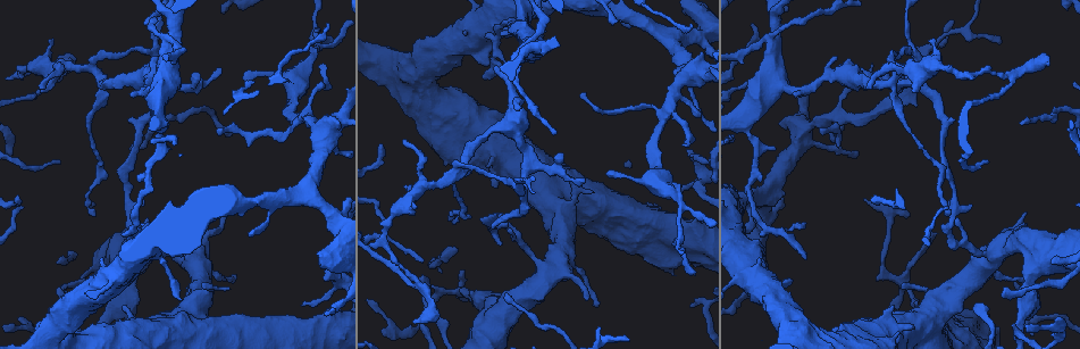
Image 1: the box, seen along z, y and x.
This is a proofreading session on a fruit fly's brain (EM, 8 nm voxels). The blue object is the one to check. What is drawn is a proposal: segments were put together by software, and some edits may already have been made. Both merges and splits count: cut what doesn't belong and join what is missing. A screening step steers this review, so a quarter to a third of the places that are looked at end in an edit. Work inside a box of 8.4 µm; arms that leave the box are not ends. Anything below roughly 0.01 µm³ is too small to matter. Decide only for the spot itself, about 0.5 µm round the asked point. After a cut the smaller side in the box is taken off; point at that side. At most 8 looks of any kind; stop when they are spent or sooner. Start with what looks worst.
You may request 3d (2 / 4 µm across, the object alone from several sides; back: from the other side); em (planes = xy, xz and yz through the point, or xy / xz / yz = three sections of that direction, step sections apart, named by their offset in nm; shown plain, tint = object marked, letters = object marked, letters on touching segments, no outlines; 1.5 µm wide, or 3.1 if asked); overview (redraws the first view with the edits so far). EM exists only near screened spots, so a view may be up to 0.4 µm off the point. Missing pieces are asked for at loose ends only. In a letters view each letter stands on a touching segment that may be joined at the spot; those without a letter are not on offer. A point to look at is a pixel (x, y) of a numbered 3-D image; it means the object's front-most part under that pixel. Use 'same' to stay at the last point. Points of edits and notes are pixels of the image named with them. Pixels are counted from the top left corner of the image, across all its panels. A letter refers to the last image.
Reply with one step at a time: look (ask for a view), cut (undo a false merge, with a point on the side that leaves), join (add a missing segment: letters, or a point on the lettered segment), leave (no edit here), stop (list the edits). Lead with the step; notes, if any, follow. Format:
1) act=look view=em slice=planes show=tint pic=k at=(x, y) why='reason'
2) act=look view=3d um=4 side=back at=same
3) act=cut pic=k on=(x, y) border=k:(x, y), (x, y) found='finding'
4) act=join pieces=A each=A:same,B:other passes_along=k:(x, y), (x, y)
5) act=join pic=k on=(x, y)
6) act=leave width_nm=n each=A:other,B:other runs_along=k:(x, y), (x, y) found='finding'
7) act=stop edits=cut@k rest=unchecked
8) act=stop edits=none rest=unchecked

act=look view=em slice=yz step=8 show=tint pic=1 at=(867, 88) why='tapers out'

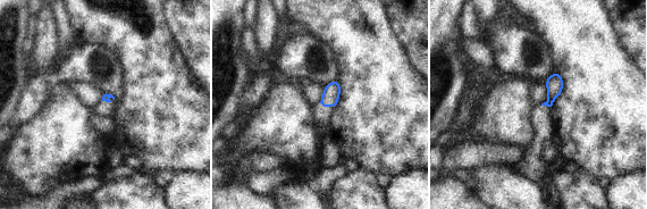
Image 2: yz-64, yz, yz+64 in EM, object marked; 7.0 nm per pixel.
act=look view=em slice=planes show=letters at=same

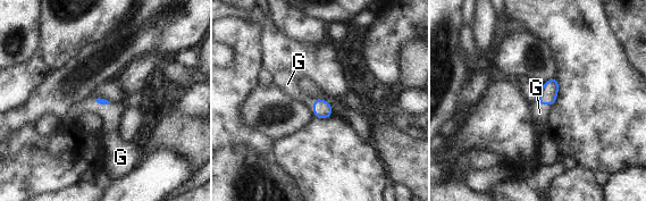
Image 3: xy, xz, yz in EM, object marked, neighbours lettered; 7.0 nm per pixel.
act=join pieces=G longest_contact=G:130nm each=G:same passes_along=3:(550, 90), (544, 103), (539, 112) found='it goes on there'

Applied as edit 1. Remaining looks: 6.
act=look view=overview

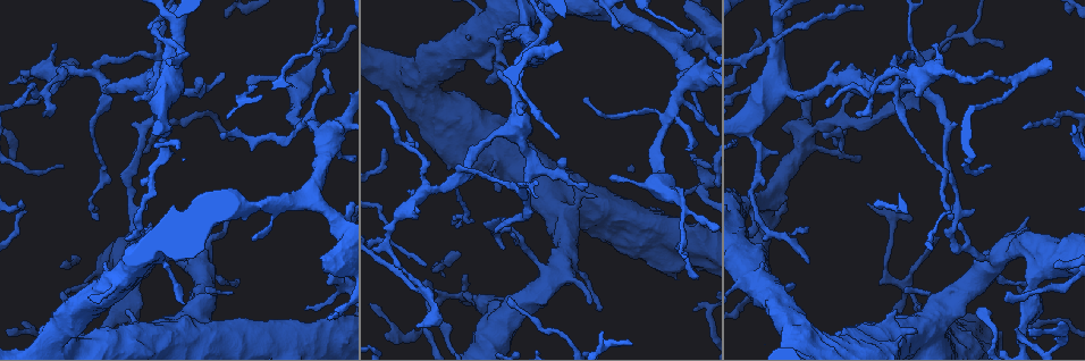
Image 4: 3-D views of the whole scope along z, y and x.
act=look view=3d um=4 pic=4 at=(918, 55) why='abrupt turn'

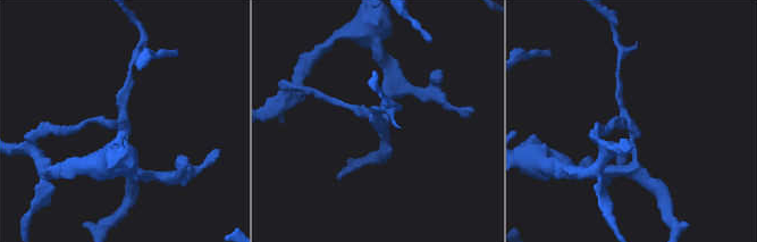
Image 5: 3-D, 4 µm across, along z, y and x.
act=look view=em slice=xz step=4 show=plain pic=5 at=(633, 126)

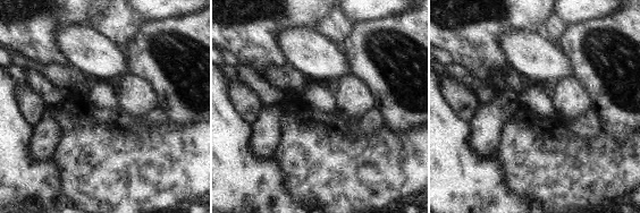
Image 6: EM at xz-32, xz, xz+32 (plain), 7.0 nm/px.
act=look view=em slice=xz step=4 show=letters at=same why='what lies round it'

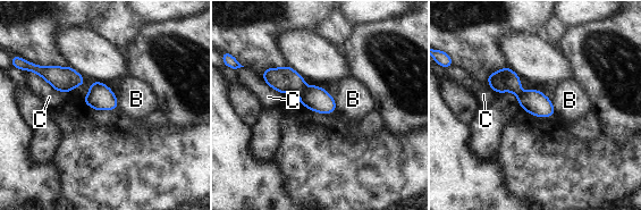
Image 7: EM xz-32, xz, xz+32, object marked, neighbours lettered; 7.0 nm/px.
act=cut pic=7 on=(285, 80) longest_contact=C:300nm each=B:other,C:other border=7:(306, 87), (301, 95) found='a second cell is stuck on'

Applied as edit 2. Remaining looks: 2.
act=stop edits=join@3,cut@7 rest=unchecked

